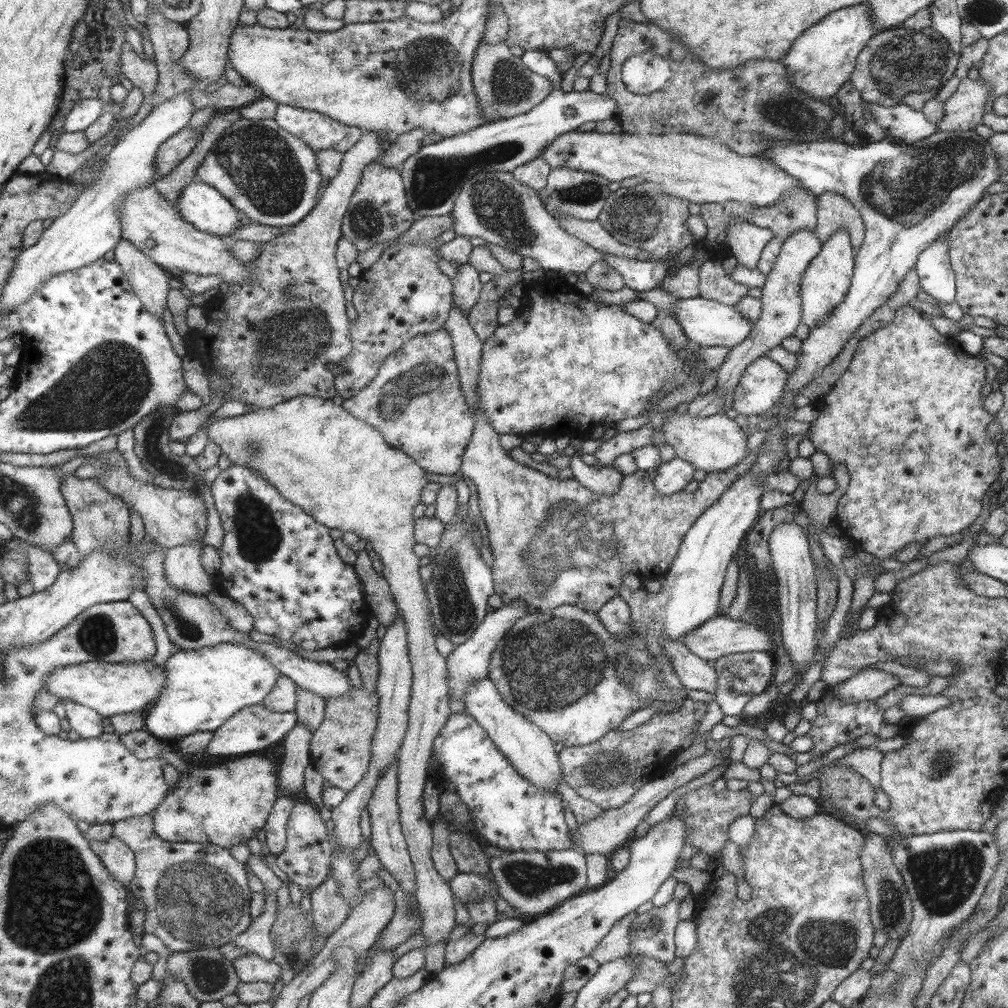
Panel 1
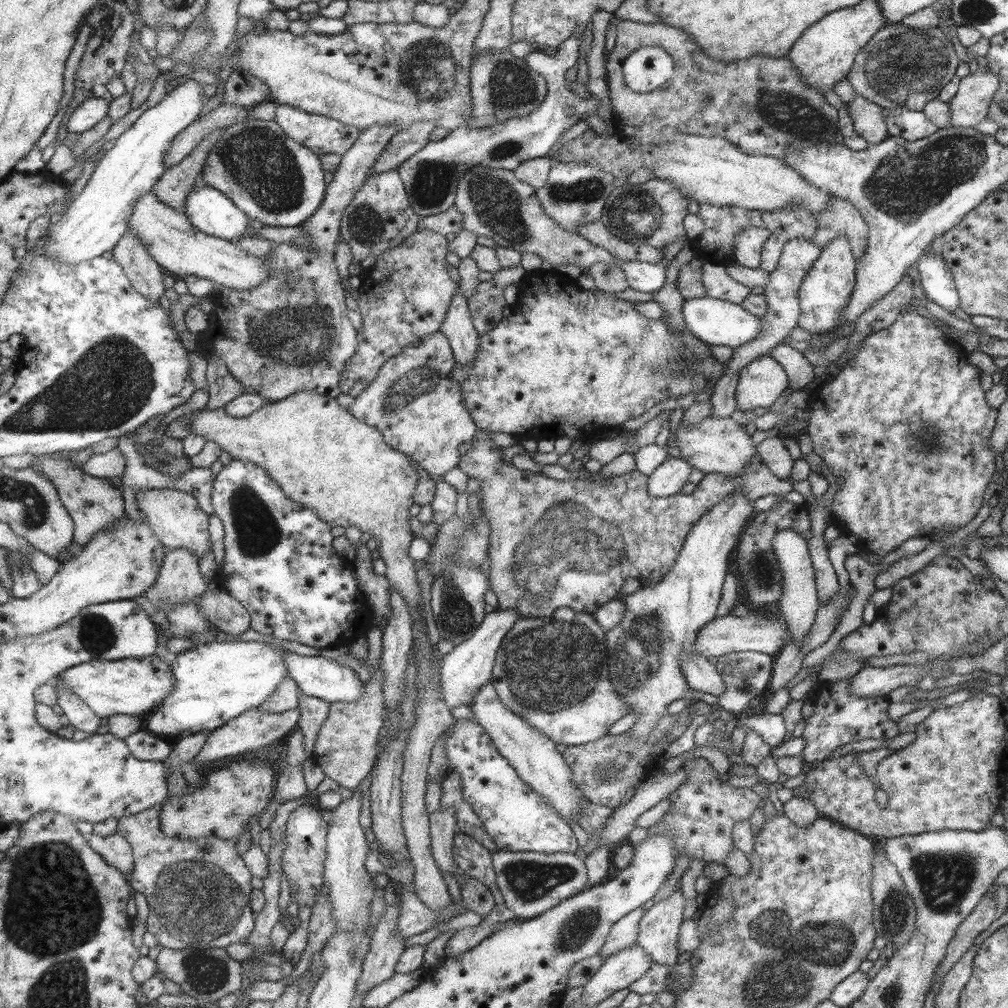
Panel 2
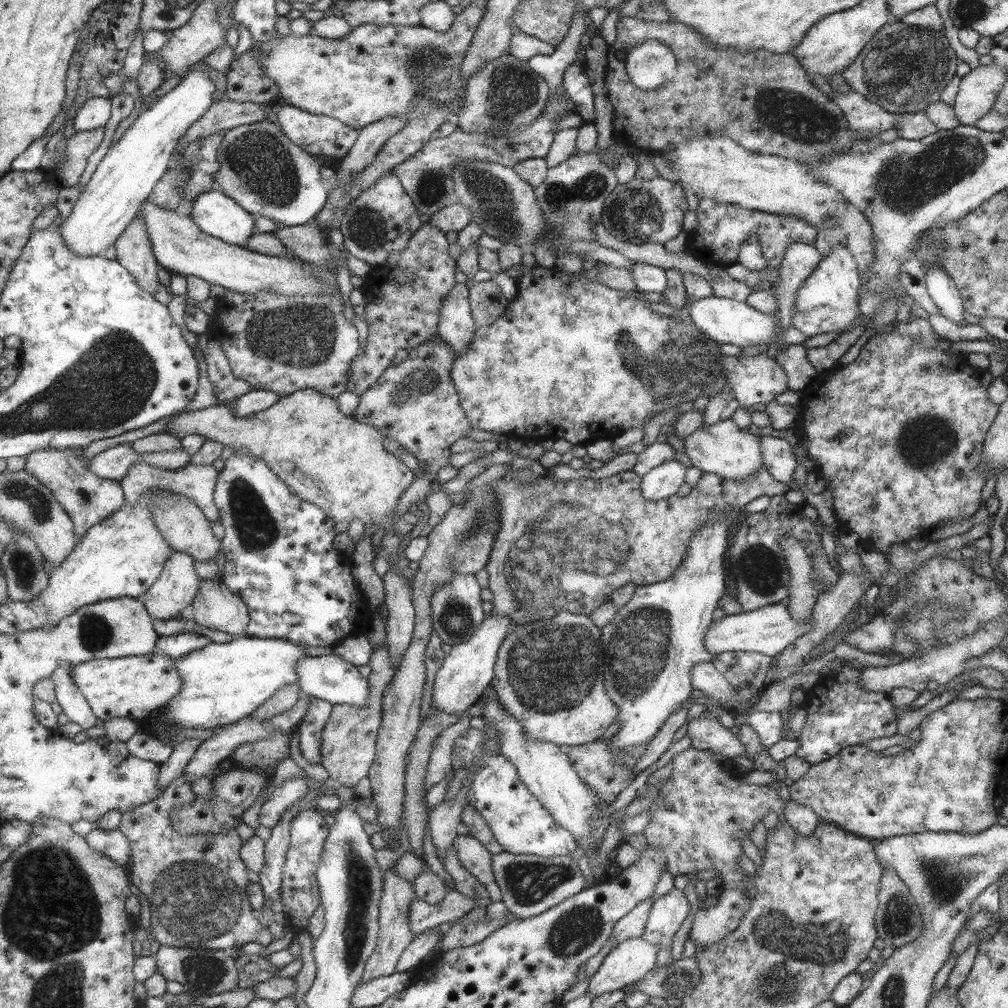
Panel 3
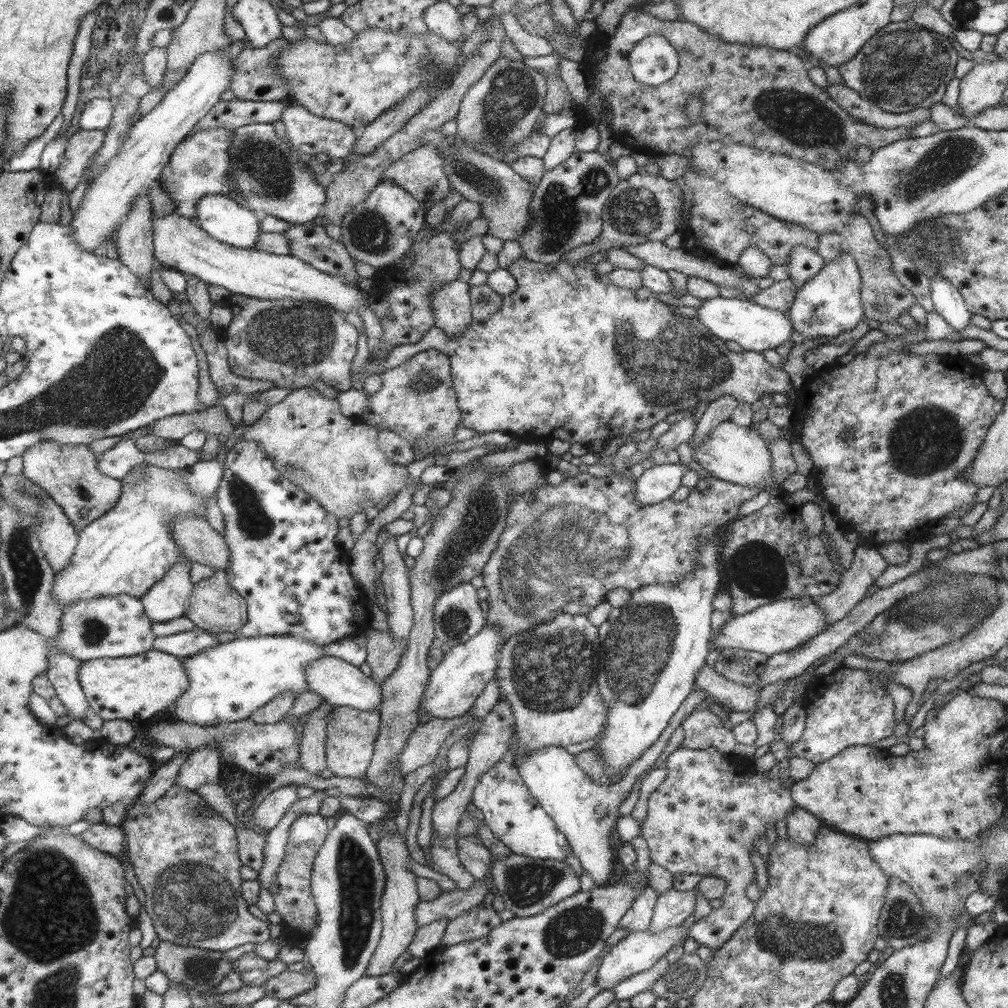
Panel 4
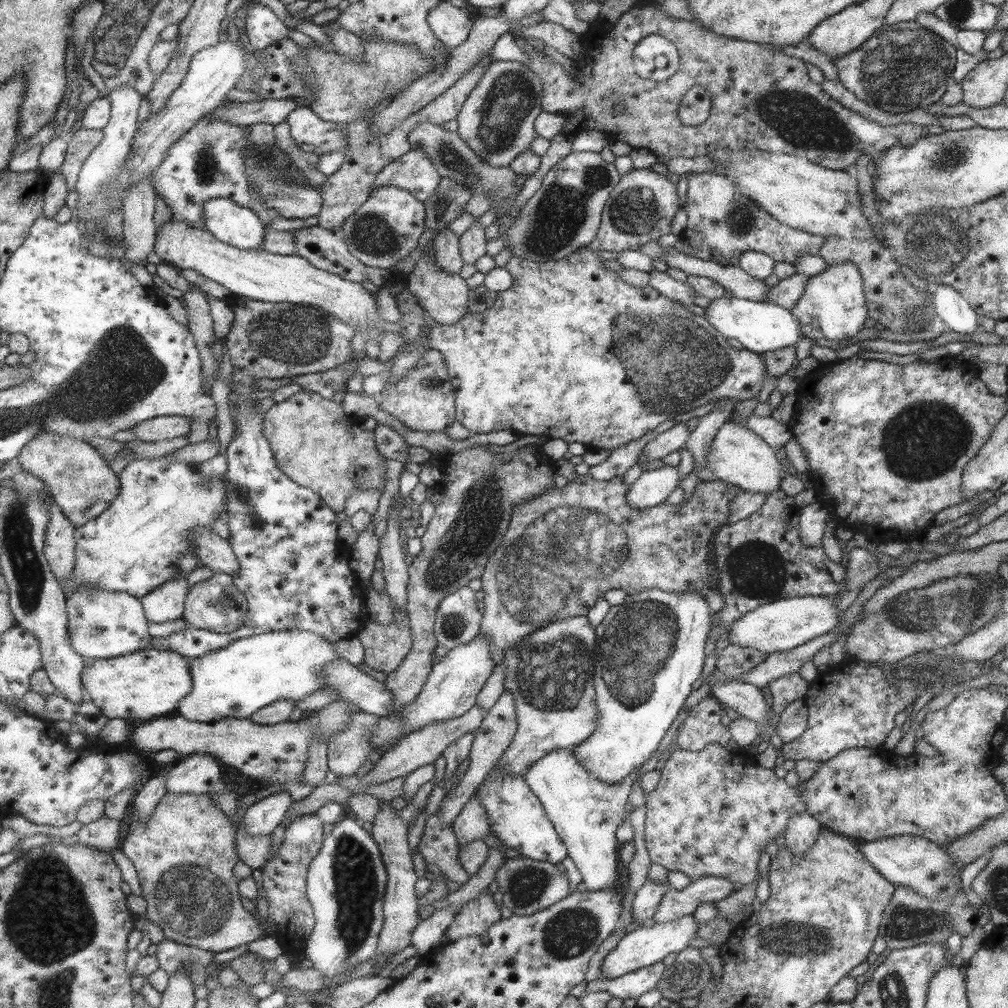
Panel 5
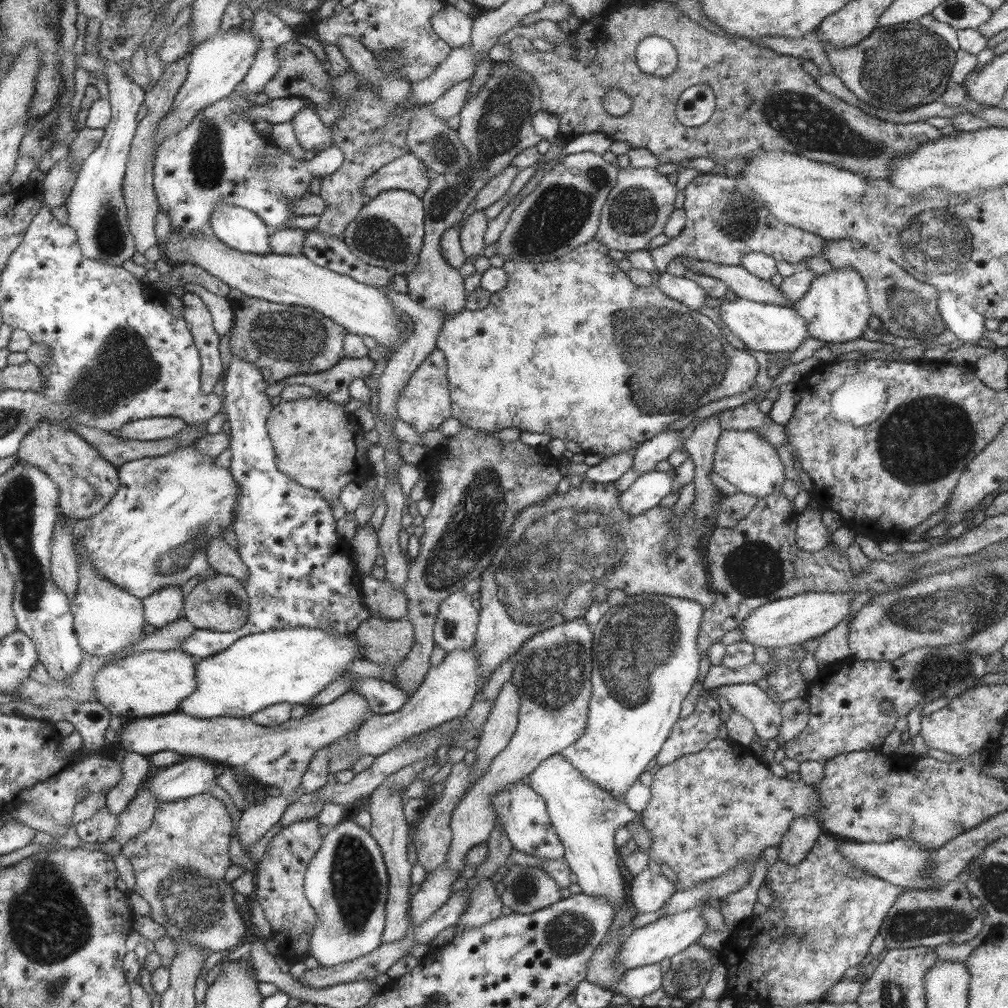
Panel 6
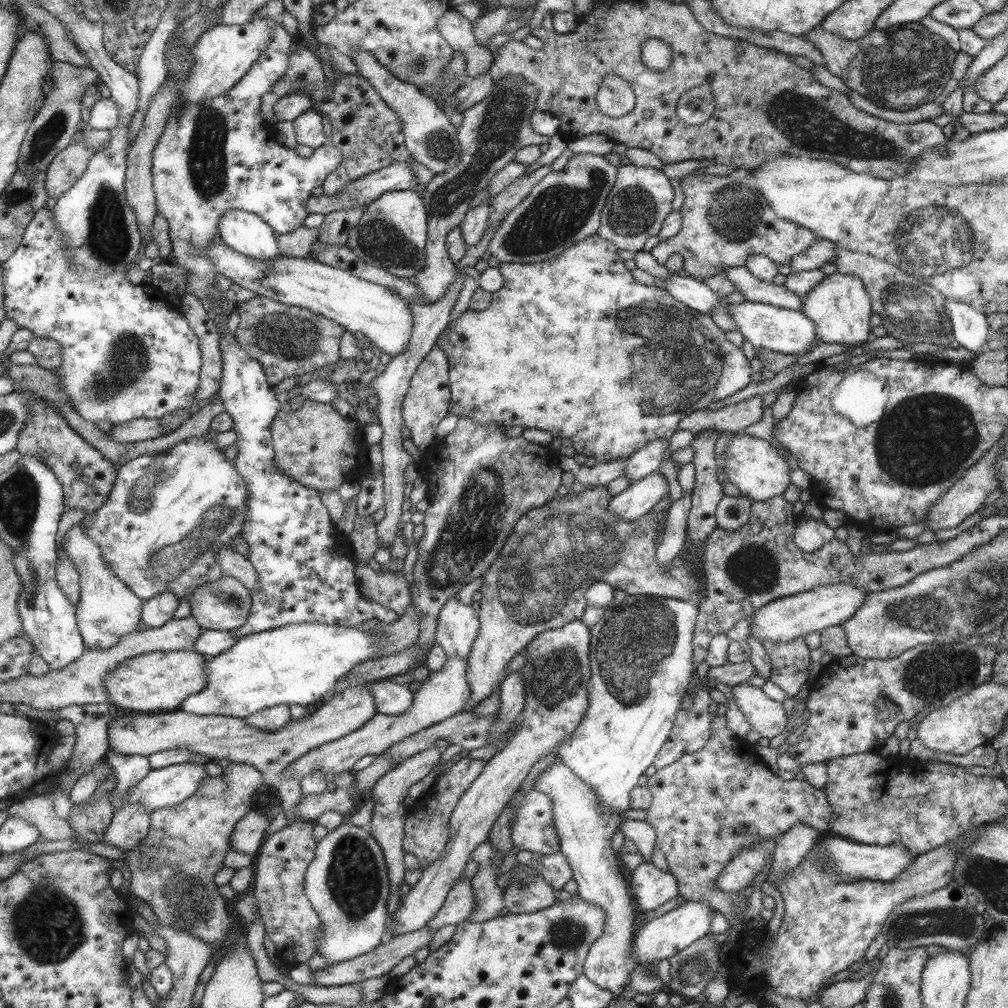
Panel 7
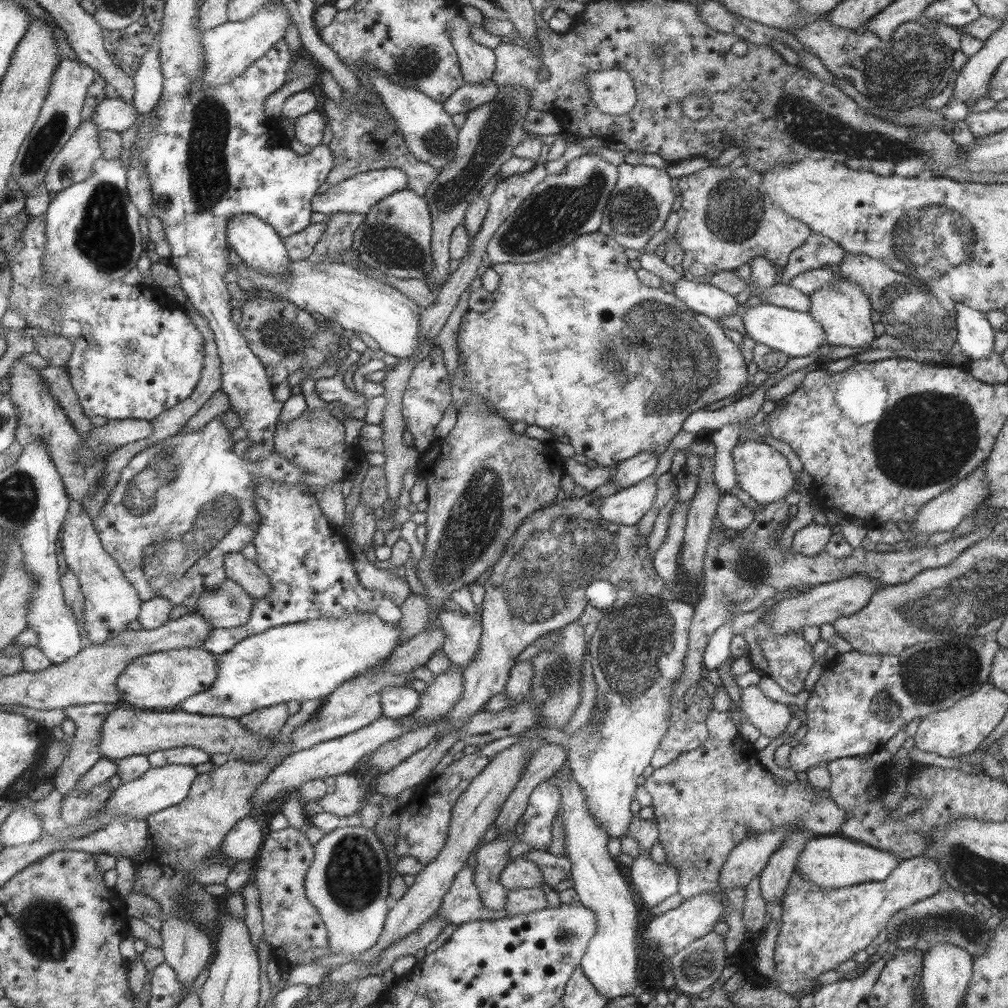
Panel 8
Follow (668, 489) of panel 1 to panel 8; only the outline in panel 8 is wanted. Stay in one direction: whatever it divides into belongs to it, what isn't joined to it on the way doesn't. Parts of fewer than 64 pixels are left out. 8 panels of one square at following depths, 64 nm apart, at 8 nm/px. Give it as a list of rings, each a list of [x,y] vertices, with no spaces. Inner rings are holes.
[[[652,476],[629,488],[615,491],[602,499],[600,516],[605,522],[613,524],[635,525],[649,510],[653,497],[657,493],[656,479]]]

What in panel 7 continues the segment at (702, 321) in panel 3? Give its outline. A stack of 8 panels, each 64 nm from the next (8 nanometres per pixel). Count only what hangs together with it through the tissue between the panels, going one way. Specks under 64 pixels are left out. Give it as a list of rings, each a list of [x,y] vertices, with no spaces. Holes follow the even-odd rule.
[[[743,300],[727,306],[727,313],[735,322],[743,340],[757,349],[769,349],[783,354],[803,354],[813,340],[817,340],[815,323],[805,317],[801,310],[791,310],[770,304]]]

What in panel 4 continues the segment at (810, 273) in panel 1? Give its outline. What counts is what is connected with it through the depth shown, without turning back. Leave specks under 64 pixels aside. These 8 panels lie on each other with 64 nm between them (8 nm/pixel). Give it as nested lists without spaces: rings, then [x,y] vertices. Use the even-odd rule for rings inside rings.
[[[845,252],[839,254],[835,262],[824,262],[821,270],[802,284],[788,309],[789,321],[793,330],[801,334],[803,339],[834,339],[841,332],[853,330],[855,324],[863,318],[861,300],[859,300],[859,273],[855,262]]]

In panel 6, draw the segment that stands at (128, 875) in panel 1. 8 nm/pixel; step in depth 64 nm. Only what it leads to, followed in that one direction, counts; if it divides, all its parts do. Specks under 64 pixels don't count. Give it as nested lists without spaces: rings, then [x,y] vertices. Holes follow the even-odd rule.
[[[105,805],[92,817],[78,823],[76,832],[82,842],[107,842],[107,840],[113,840],[117,825],[119,825],[118,817]]]

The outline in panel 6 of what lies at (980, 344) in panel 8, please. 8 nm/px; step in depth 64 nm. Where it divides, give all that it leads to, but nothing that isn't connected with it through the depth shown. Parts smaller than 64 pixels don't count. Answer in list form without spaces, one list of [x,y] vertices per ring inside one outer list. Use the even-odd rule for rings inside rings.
[[[943,290],[937,298],[937,309],[943,321],[949,327],[950,339],[956,343],[977,346],[977,340],[984,331],[984,318],[977,314],[969,305],[961,301],[953,292]]]

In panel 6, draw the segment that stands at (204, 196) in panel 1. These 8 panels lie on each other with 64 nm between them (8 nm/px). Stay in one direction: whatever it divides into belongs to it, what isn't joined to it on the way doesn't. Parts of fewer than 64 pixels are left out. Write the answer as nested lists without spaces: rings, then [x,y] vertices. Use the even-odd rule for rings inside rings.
[[[216,205],[211,212],[209,225],[215,237],[225,246],[243,254],[271,253],[267,224],[253,211],[245,208]]]

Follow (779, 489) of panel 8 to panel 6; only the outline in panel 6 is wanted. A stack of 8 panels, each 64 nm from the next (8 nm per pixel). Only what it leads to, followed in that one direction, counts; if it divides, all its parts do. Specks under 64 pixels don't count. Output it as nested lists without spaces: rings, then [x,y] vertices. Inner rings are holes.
[[[724,429],[717,440],[712,462],[713,473],[733,485],[738,492],[755,496],[757,499],[780,492],[781,486],[786,482],[783,464],[775,448],[752,431]]]

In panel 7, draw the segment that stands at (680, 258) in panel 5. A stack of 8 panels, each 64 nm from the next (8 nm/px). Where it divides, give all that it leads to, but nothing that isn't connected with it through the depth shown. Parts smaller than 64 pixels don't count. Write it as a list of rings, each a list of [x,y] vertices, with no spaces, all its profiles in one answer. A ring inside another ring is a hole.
[[[745,265],[729,266],[729,268],[721,270],[721,273],[733,283],[735,291],[739,291],[744,300],[797,311],[801,308],[803,297],[794,295],[793,292],[785,288],[785,285],[775,285],[772,282],[757,280],[745,268]]]

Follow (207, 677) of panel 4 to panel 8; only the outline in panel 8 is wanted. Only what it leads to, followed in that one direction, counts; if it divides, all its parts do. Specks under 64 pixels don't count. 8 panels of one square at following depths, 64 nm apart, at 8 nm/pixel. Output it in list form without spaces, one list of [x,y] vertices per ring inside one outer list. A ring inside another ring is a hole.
[[[357,613],[345,619],[316,618],[273,627],[264,633],[252,634],[233,645],[225,654],[217,655],[218,676],[203,692],[181,701],[181,710],[201,716],[221,716],[237,718],[253,711],[295,700],[301,704],[305,700],[323,700],[342,683],[385,660],[387,654],[396,648],[399,640],[397,623],[385,623],[375,613]]]

